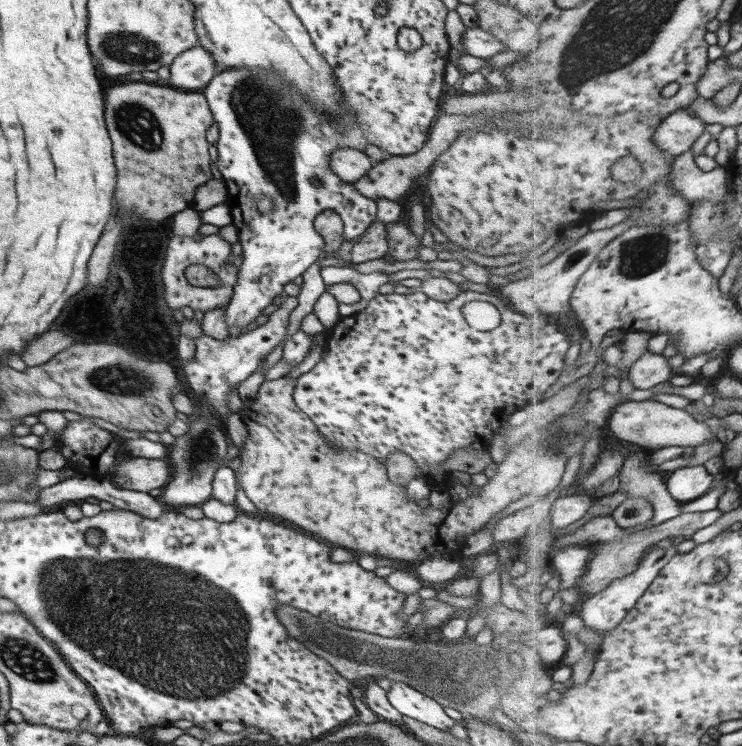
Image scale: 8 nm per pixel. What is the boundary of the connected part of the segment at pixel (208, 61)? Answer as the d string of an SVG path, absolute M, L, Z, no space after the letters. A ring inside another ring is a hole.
M199 44L179 54L169 66L170 78L166 86L184 91L201 91L218 72L214 57Z

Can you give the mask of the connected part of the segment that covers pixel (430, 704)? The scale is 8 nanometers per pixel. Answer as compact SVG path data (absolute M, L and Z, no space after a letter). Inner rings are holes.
M404 682L392 684L387 691L387 697L400 714L415 718L438 730L449 730L458 723L446 715L438 701Z

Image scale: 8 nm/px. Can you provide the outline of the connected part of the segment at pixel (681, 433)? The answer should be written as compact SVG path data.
M656 399L626 402L616 407L612 411L609 426L620 439L647 447L651 451L664 446L698 447L716 437L704 418L680 408L672 408Z

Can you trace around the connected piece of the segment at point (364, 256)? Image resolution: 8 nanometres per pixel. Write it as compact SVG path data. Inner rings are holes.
M376 220L367 229L368 233L351 249L349 256L352 263L358 264L366 260L387 257L385 223Z

